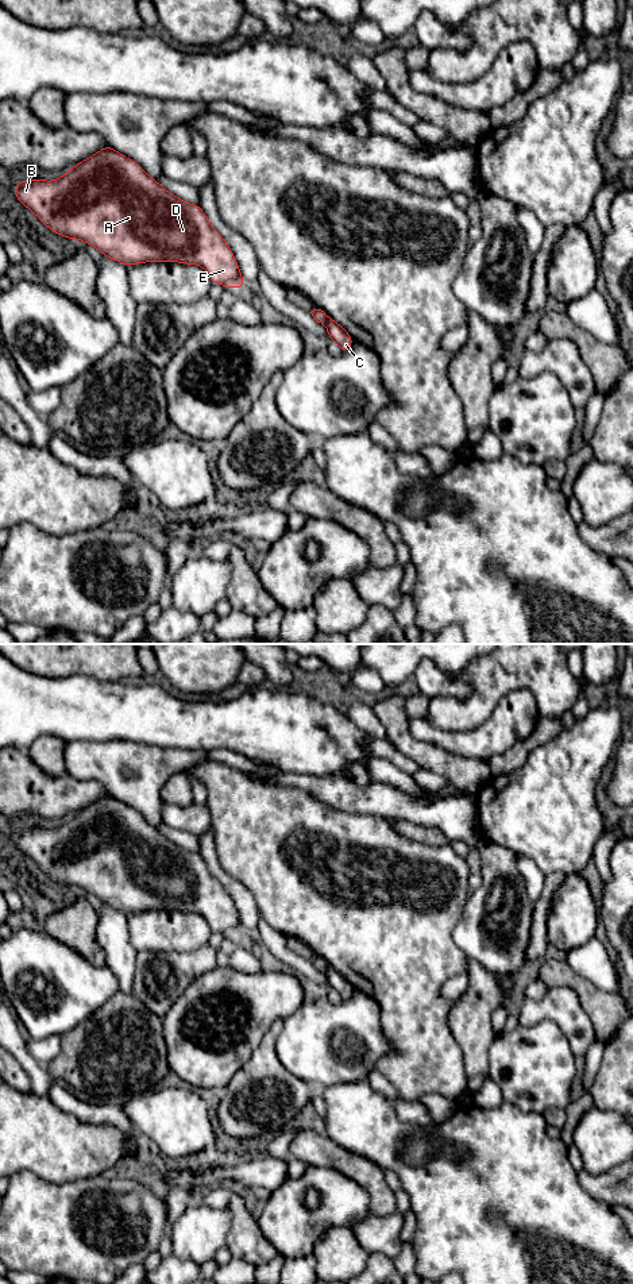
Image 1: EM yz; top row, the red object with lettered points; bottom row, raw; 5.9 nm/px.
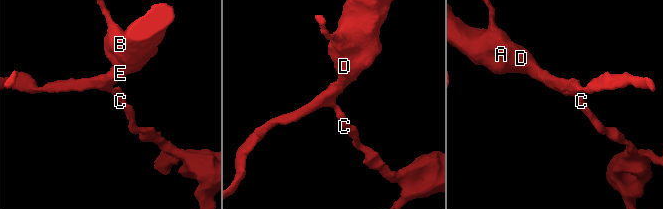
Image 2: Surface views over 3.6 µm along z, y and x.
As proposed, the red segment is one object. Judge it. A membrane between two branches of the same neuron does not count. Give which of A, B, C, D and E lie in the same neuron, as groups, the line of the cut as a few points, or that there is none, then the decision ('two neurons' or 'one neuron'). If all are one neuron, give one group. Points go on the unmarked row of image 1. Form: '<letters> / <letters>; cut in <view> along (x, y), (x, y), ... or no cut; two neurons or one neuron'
A B D E / C; cut in yz along (329, 967), (324, 972); two neurons

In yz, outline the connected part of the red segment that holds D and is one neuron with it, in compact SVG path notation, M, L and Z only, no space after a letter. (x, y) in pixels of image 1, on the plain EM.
M105 793L100 799L70 815L54 829L40 826L18 829L13 844L53 880L78 887L99 898L113 909L130 915L147 910L178 910L201 914L212 932L244 938L242 919L236 906L224 886L212 875L198 852L190 852L166 838L157 828L151 826L143 815L111 794Z

